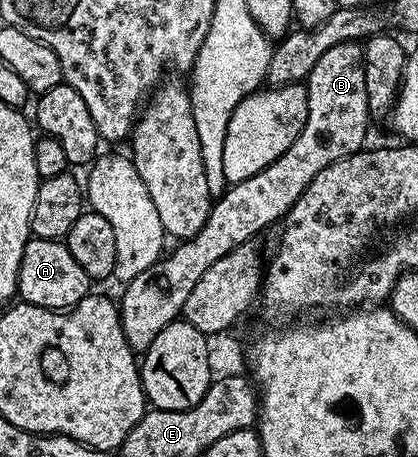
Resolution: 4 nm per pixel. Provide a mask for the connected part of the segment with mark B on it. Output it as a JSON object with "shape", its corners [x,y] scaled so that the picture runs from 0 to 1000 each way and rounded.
{"shape":[[[828,90],[806,103],[787,103],[768,129],[758,129],[758,147],[732,173],[734,214],[739,217],[739,252],[730,260],[730,278],[720,295],[665,344],[644,365],[615,374],[584,396],[565,396],[522,425],[507,446],[500,479],[490,497],[467,519],[431,525],[419,547],[383,562],[380,573],[356,593],[337,593],[328,611],[301,617],[294,652],[282,652],[285,696],[299,724],[299,742],[325,775],[352,770],[356,751],[395,724],[404,705],[421,700],[443,672],[443,654],[452,654],[452,637],[462,637],[471,611],[519,575],[548,549],[572,536],[589,536],[627,501],[648,490],[675,486],[677,477],[711,444],[711,435],[797,357],[825,348],[835,339],[861,333],[871,324],[868,306],[878,300],[878,265],[888,256],[883,217],[873,208],[873,129],[868,101],[859,90]]]}

